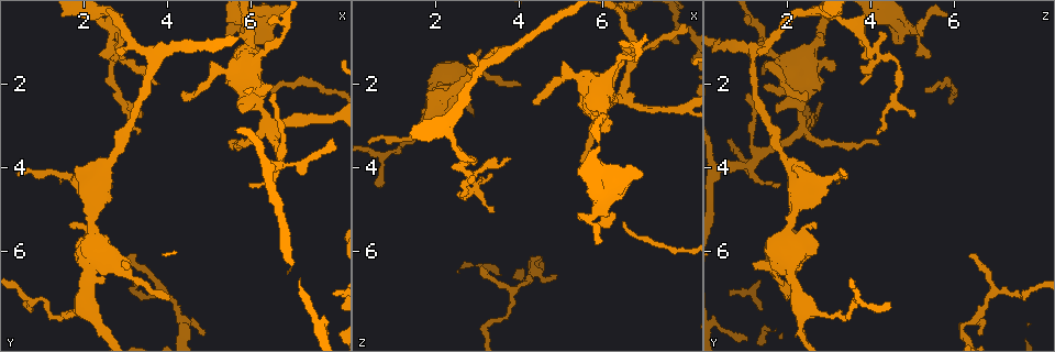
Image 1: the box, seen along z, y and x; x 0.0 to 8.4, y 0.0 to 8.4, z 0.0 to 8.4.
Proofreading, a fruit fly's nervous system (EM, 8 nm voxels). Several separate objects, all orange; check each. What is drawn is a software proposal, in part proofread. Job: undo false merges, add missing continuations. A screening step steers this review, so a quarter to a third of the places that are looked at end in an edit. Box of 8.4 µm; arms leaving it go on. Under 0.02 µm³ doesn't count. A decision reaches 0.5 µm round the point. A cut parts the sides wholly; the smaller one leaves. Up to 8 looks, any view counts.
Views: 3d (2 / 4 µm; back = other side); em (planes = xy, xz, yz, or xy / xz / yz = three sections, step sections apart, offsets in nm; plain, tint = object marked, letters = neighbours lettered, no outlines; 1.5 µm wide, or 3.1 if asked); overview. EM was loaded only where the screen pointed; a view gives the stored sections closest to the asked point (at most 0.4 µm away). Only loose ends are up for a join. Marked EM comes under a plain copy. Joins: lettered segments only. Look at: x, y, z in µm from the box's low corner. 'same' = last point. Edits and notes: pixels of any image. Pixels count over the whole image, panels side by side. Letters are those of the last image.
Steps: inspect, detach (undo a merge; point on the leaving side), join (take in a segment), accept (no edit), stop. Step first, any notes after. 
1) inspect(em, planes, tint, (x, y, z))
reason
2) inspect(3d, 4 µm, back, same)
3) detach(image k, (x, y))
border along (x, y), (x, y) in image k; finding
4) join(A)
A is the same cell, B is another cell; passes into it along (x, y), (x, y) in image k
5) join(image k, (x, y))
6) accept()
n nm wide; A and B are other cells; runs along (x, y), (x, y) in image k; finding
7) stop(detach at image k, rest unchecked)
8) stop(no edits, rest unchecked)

inspect(3d, 2 µm, (0.65, 7.20, 4.45))
free end

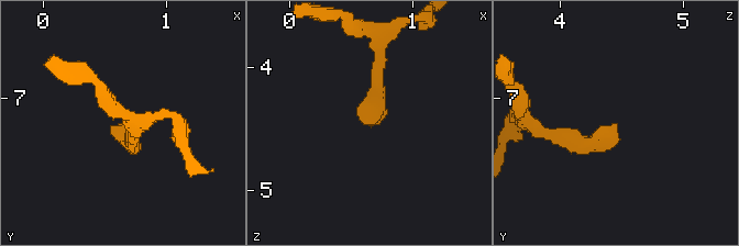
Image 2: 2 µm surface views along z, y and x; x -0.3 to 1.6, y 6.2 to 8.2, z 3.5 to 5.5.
inspect(em, xy, step 4, letters, (0.70, 7.22, 4.44))

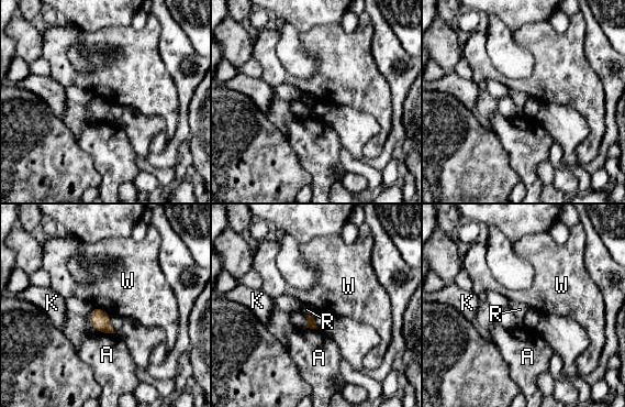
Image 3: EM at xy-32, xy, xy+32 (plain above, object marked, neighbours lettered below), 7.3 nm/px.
inspect(em, planes, letters, same)

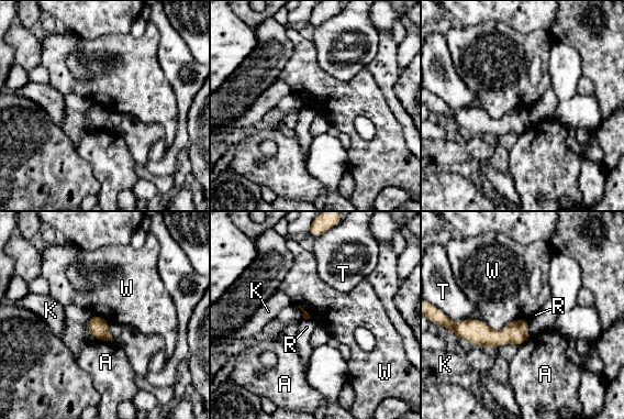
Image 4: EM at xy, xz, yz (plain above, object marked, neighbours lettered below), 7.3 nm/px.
accept()
A, K, R, T and W are other cells; border along (470, 318), (493, 329), (528, 319) in image 4; none of them fits

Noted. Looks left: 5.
inspect(em, planes, letters, (3.10, 6.30, 1.15))

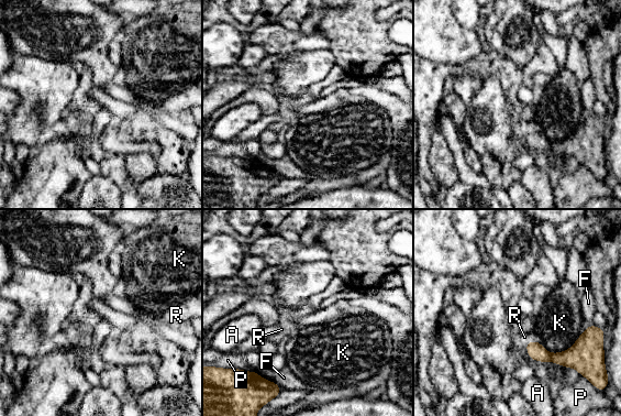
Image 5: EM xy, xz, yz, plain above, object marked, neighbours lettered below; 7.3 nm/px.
accept()
K touches over 380 nm; A, F, K, P and R are other cells; runs along (528, 346), (579, 369) in image 5; none of them fits

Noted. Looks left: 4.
inspect(3d, 4 µm, (6.65, 3.85, 1.20))
abrupt turn

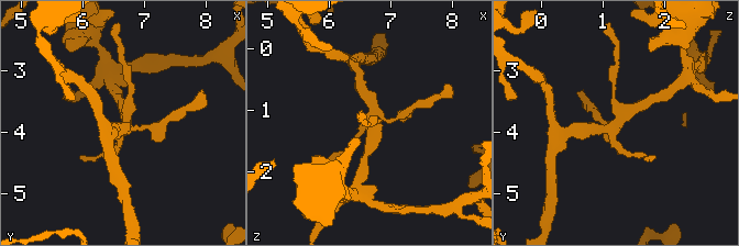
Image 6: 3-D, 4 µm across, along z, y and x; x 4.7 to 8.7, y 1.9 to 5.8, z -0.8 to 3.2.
inspect(em, yz, step 4, letters, (6.70, 3.85, 1.15))

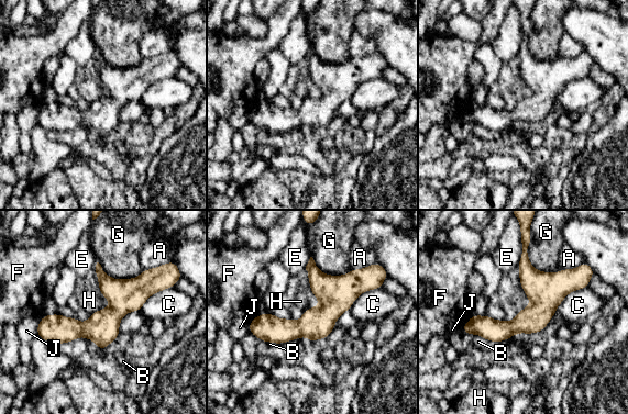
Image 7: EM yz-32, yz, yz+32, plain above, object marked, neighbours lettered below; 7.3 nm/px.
accept()
G touches over 320 nm; A, B, C, E, F, G, H and J are other cells; border along (105, 306), (88, 315) in image 7; continuous, no second cell

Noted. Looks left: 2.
stop(no edits, rest unchecked)

